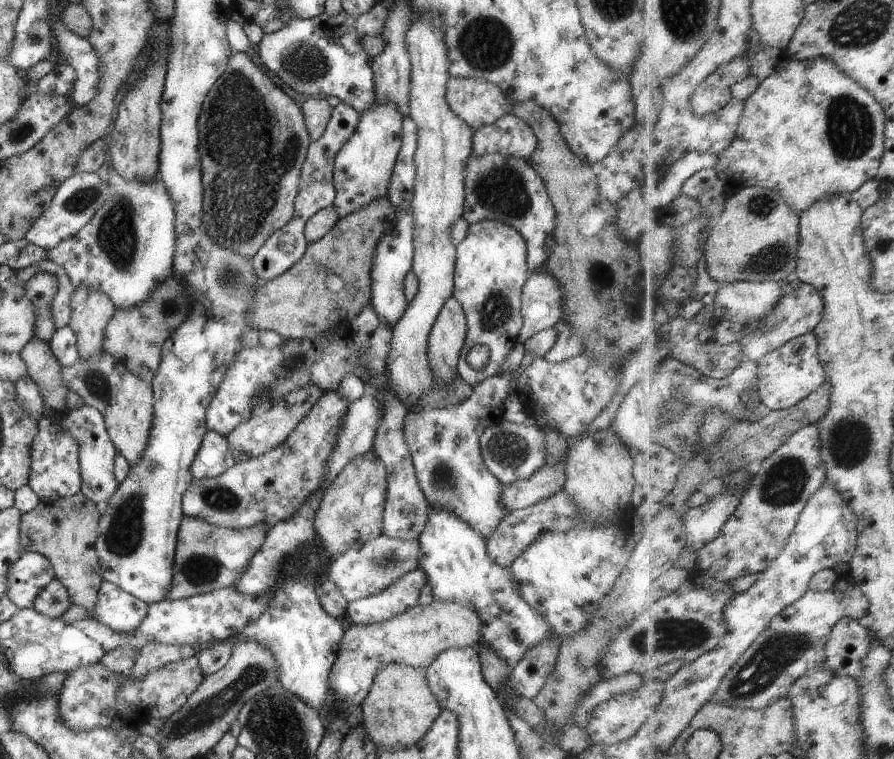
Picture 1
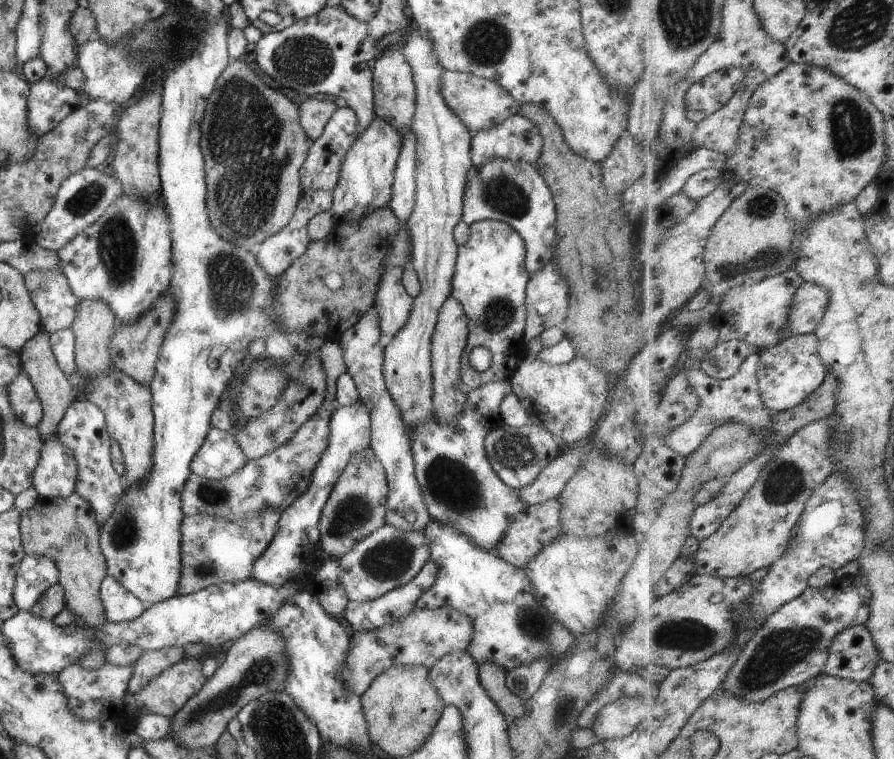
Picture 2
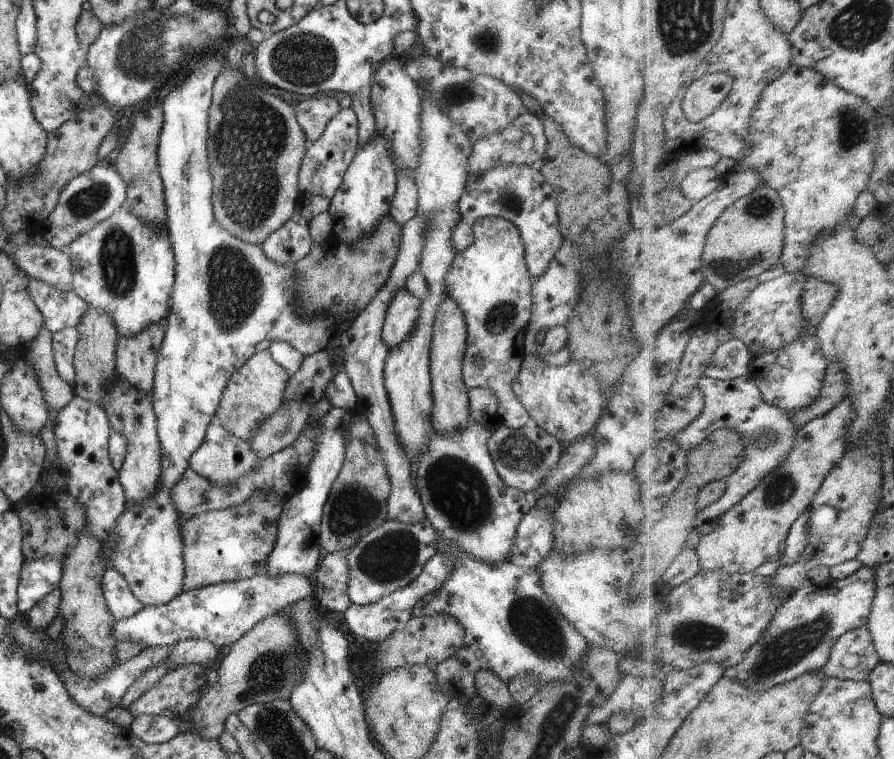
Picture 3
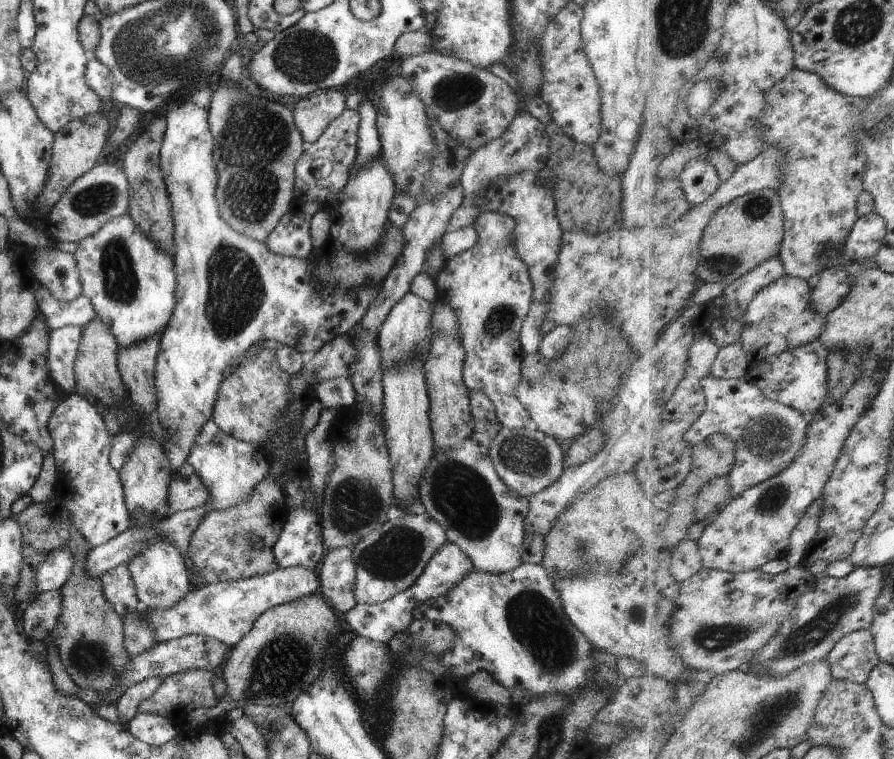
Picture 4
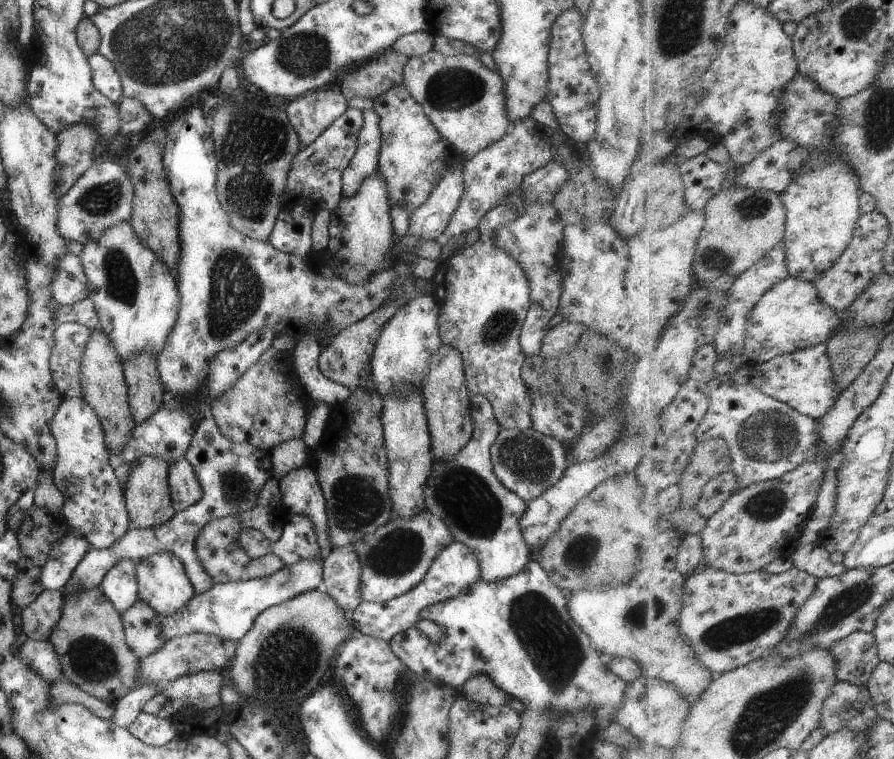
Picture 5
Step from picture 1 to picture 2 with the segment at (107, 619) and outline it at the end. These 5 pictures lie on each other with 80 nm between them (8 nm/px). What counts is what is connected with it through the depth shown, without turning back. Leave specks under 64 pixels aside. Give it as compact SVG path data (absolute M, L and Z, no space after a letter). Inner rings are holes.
M105 575L100 582L99 598L107 623L118 623L136 619L147 603L132 595L123 585L111 575Z

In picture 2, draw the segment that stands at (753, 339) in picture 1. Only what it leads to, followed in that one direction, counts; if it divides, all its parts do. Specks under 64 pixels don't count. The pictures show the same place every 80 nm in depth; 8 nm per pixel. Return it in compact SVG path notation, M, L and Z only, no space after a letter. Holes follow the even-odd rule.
M805 281L792 300L788 333L808 335L817 332L830 303L830 292L820 284Z

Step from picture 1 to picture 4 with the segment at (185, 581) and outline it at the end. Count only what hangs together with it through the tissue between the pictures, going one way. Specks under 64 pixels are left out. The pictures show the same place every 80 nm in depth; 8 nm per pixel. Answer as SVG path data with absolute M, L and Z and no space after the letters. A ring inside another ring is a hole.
M267 477L261 479L252 490L246 501L231 506L222 511L211 511L207 513L197 524L195 530L191 533L188 540L186 555L192 564L189 569L189 576L199 577L203 583L218 583L237 579L246 579L255 575L262 575L274 571L278 568L275 557L272 555L271 547L278 539L284 516L287 512L287 506L283 503L284 494L281 490L280 483L275 479ZM251 540L261 540L263 548L253 550Z

